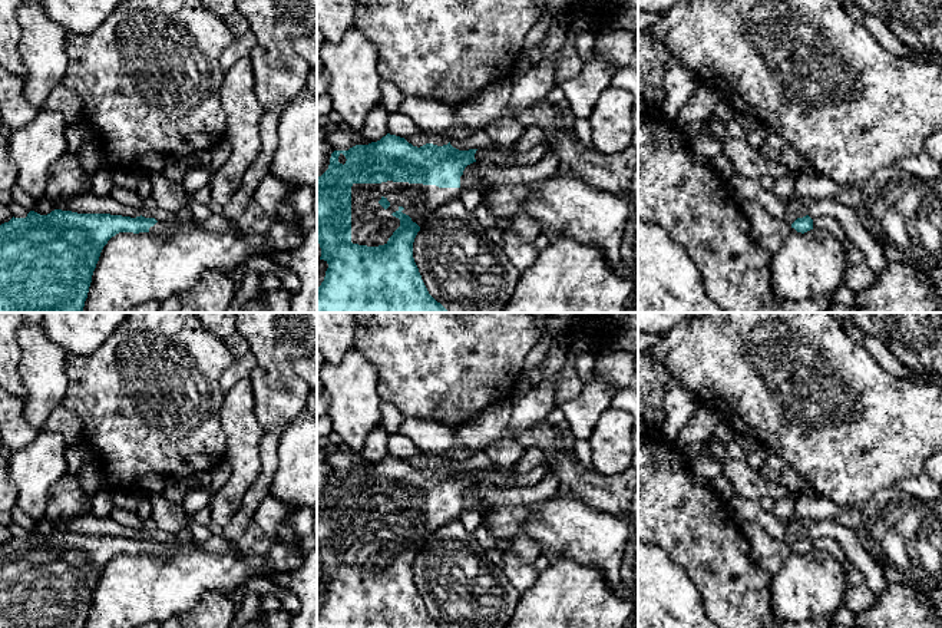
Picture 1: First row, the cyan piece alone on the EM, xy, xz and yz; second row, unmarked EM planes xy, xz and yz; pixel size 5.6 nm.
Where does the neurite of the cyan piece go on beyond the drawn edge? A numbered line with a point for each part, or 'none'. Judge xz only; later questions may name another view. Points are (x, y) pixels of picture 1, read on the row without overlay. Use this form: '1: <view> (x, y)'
1: xz (372, 546)

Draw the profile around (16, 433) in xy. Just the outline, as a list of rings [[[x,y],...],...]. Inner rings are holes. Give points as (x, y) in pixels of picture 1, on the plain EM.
[[[0,387],[0,436],[13,452],[27,446],[37,436],[23,416],[23,396],[10,394]]]

